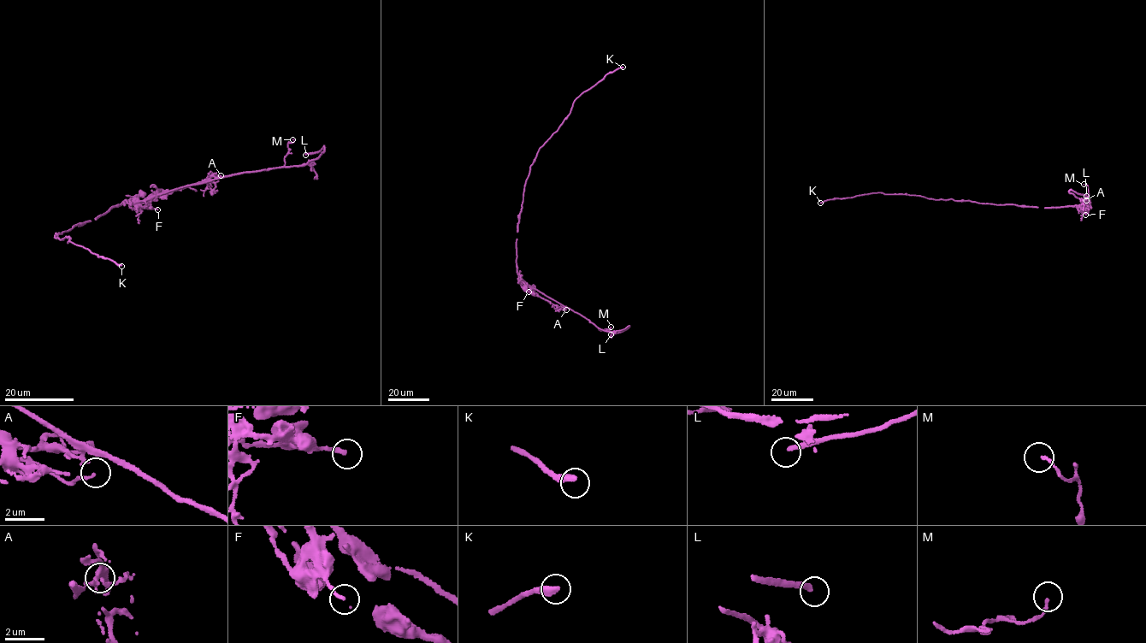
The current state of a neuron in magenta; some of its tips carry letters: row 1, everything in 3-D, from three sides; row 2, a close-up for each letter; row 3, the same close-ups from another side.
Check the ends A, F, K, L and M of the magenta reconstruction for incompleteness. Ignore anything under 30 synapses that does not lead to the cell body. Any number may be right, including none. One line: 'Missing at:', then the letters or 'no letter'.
Missing at: L

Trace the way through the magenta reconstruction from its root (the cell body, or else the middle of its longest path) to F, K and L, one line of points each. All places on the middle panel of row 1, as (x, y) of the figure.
F: (519, 220), (516, 273), (528, 292)
K: (519, 220), (526, 179), (539, 150), (569, 115), (574, 100), (607, 73), (623, 67)
L: (519, 220), (516, 246), (517, 274), (533, 287), (588, 319), (598, 327), (615, 331), (629, 327), (611, 334)

